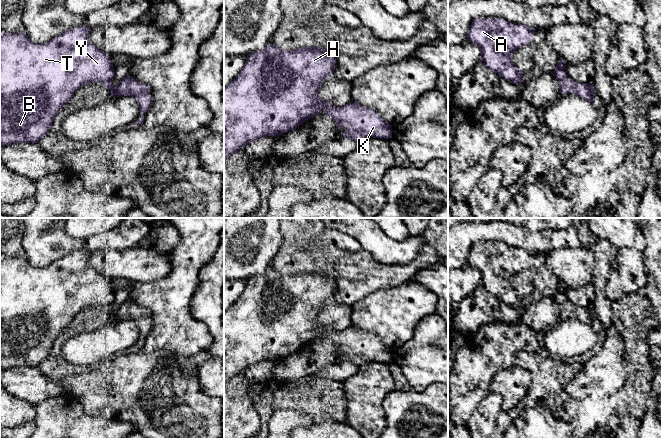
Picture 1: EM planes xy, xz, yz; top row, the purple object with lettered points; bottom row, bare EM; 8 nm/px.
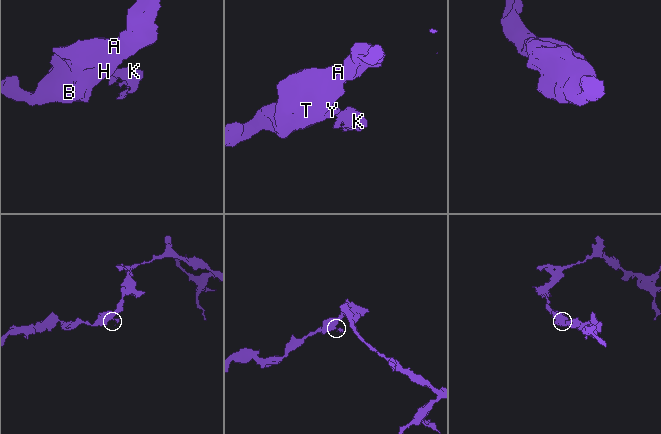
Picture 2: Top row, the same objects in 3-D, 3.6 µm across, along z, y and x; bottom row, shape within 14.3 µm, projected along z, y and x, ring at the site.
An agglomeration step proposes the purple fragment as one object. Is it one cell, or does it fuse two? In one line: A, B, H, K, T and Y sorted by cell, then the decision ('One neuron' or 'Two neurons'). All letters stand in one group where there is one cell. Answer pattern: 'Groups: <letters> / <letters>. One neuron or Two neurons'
Groups: A B H T Y / K. Two neurons

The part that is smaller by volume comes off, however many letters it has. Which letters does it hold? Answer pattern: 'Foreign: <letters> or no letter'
Foreign: K

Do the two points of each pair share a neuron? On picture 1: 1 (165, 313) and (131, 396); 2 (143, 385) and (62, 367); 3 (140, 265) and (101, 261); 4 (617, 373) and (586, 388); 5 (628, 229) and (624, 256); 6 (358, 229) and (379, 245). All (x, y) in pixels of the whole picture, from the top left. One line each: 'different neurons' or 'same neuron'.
1: different neurons
2: different neurons
3: same neuron
4: same neuron
5: different neurons
6: same neuron

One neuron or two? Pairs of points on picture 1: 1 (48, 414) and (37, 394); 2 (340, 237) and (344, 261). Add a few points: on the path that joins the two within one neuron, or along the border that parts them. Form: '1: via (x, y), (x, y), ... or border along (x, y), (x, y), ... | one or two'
1: border along (63, 393), (45, 398), (35, 404) | two
2: border along (330, 244), (350, 251), (362, 249) | two

